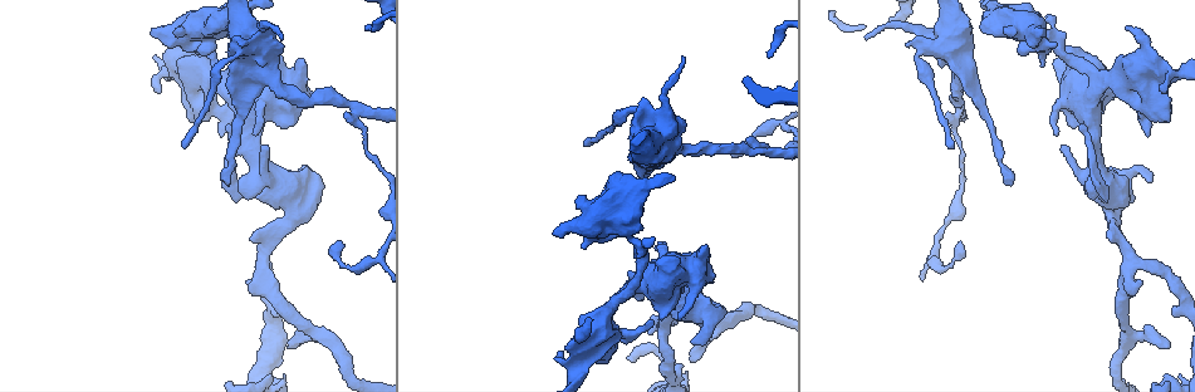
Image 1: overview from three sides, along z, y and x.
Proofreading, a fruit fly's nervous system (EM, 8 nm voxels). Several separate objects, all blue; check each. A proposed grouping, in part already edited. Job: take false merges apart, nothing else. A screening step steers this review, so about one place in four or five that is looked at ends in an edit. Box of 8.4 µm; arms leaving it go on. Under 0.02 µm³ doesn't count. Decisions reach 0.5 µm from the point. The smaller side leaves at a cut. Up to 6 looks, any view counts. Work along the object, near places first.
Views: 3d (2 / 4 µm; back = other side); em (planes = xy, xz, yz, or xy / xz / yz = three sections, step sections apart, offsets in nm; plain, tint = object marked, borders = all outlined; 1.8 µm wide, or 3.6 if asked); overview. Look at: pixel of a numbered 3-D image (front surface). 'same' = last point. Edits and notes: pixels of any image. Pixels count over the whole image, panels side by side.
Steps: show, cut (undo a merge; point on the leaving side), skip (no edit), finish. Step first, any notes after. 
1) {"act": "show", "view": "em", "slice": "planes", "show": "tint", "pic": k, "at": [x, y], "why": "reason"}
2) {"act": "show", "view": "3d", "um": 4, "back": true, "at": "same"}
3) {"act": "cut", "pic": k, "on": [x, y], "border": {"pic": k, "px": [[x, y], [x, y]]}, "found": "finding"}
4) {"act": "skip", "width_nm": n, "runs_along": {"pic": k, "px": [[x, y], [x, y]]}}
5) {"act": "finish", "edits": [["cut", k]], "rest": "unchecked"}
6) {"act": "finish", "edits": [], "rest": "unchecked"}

{"act": "show", "view": "3d", "um": 4, "pic": 1, "at": [1093, 174], "why": "closes a loop"}

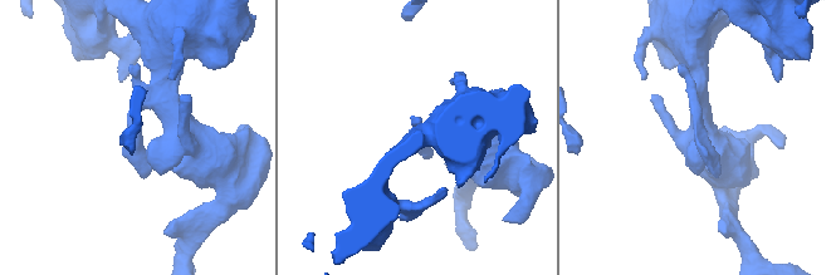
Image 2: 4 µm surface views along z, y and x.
{"act": "show", "view": "em", "slice": "xy", "step": 16, "show": "borders", "pic": 2, "at": [698, 141], "why": "need the tissue"}

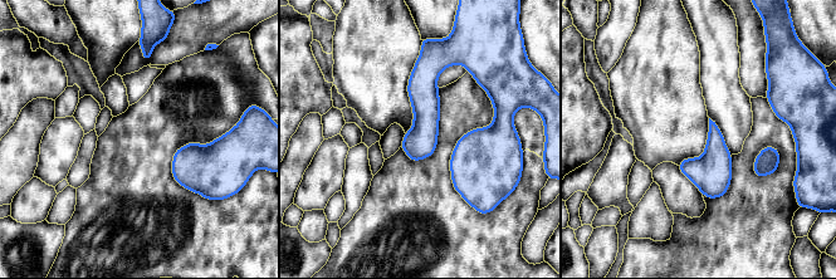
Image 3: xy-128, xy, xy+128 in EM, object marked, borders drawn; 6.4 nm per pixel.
{"act": "skip", "runs_along": {"pic": 3, "px": [[426, 63], [425, 130], [415, 157]]}, "found": "one neuron here"}

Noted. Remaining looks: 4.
{"act": "show", "view": "em", "um": 3.6, "slice": "planes", "show": "tint", "pic": 1, "at": [635, 285]}

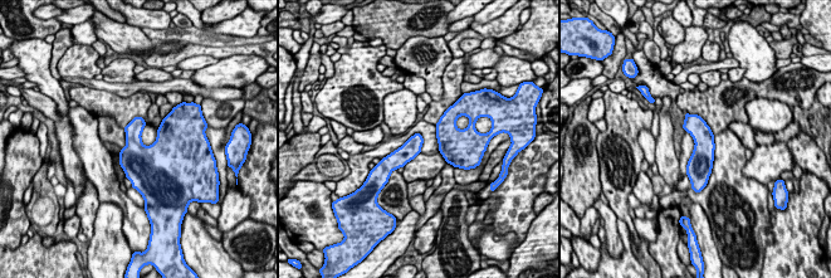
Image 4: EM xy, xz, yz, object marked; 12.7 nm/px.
{"act": "skip", "found": "one neuron here"}

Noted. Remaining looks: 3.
{"act": "show", "view": "em", "um": 3.6, "slice": "planes", "show": "tint", "pic": 1, "at": [1033, 34], "why": "sudden change in width"}

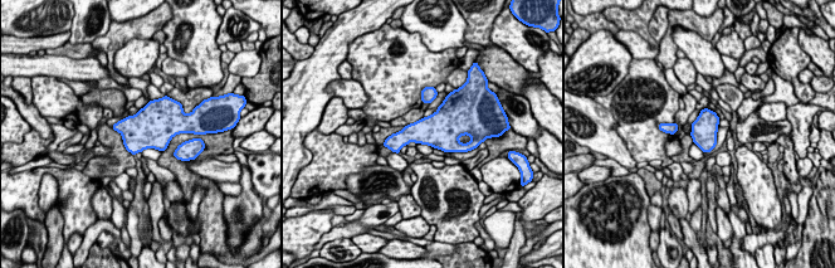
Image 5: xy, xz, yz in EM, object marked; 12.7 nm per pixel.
{"act": "skip", "width_nm": 340, "found": "continuous, no second neuron"}

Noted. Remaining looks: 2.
{"act": "finish", "edits": [], "rest": "unchecked"}

